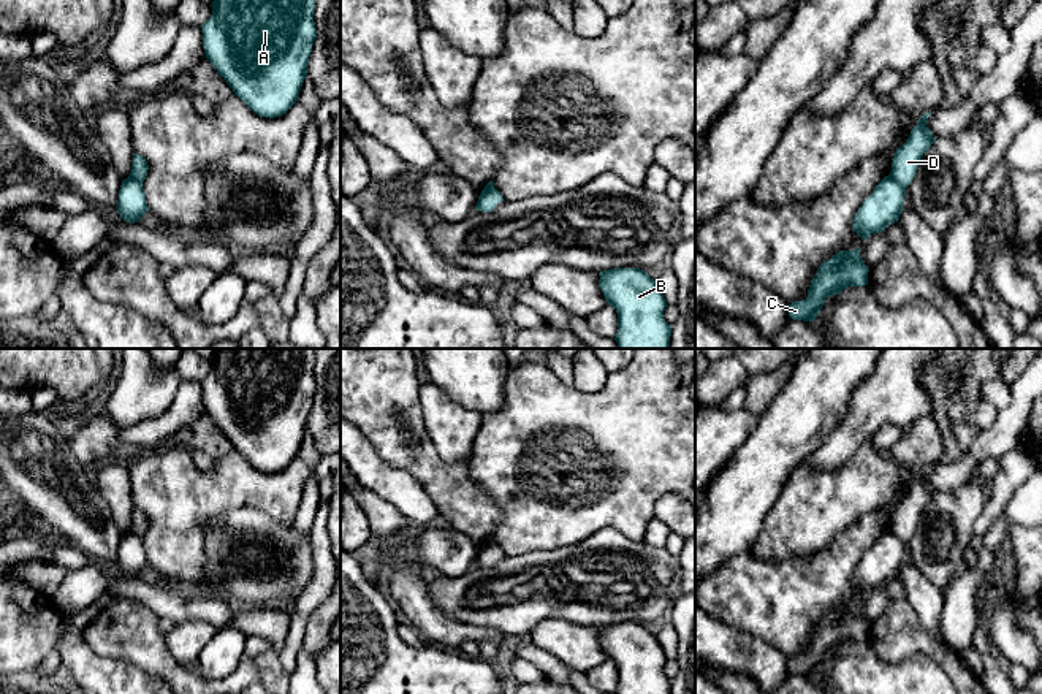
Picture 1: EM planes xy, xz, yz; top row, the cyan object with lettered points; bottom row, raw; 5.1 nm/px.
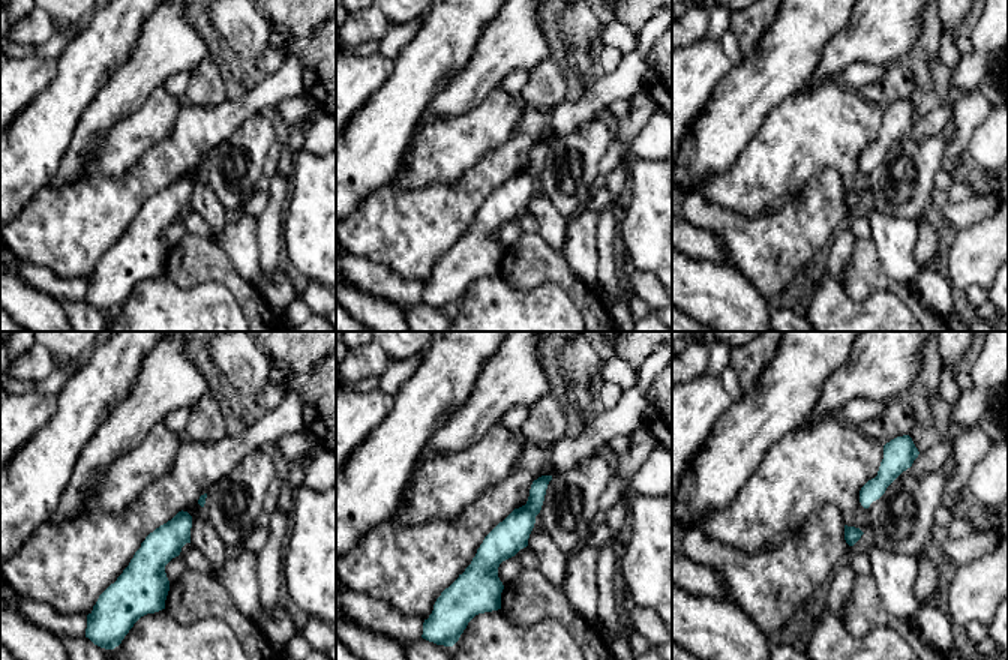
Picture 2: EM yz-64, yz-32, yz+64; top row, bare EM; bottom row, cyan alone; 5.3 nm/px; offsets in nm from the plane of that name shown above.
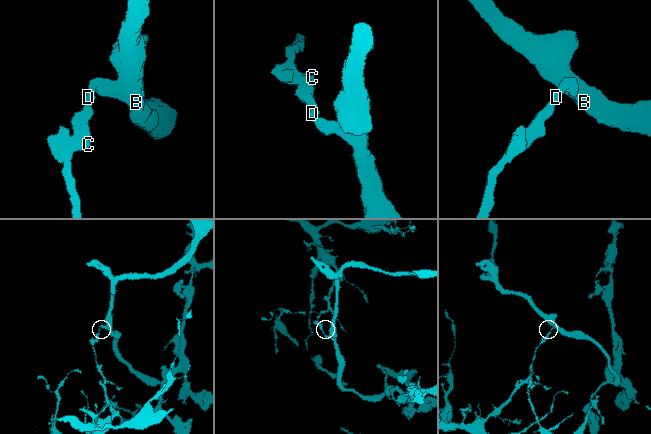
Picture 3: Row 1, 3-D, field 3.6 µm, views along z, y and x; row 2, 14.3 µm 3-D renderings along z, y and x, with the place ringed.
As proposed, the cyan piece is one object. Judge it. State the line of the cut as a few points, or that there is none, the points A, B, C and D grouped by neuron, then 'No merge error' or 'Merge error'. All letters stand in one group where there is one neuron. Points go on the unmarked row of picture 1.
Split along yz (890, 530), (905, 542). Groups: A B D / C. Merge error

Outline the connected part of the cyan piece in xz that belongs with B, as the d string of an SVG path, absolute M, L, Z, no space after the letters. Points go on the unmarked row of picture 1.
M638 623L600 626L600 645L618 667L614 694L670 694L671 681L664 673L668 661L657 635Z

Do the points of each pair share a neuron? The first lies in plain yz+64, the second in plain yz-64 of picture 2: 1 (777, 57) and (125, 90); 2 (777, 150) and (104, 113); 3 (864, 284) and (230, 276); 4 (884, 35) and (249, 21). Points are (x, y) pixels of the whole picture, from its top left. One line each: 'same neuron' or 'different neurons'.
1: different neurons
2: different neurons
3: same neuron
4: different neurons

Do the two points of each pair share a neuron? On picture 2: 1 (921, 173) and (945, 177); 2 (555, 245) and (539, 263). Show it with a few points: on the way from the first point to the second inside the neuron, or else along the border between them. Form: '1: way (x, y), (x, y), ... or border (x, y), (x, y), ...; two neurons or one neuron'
1: border (941, 168), (933, 185); two neurons
2: border (537, 234), (561, 255); two neurons

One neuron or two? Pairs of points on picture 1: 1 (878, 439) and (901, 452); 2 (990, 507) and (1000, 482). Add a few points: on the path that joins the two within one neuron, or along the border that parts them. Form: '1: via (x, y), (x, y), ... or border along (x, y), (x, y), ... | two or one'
1: border along (905, 428), (889, 455) | two
2: via (996, 501), (1000, 488) | one

